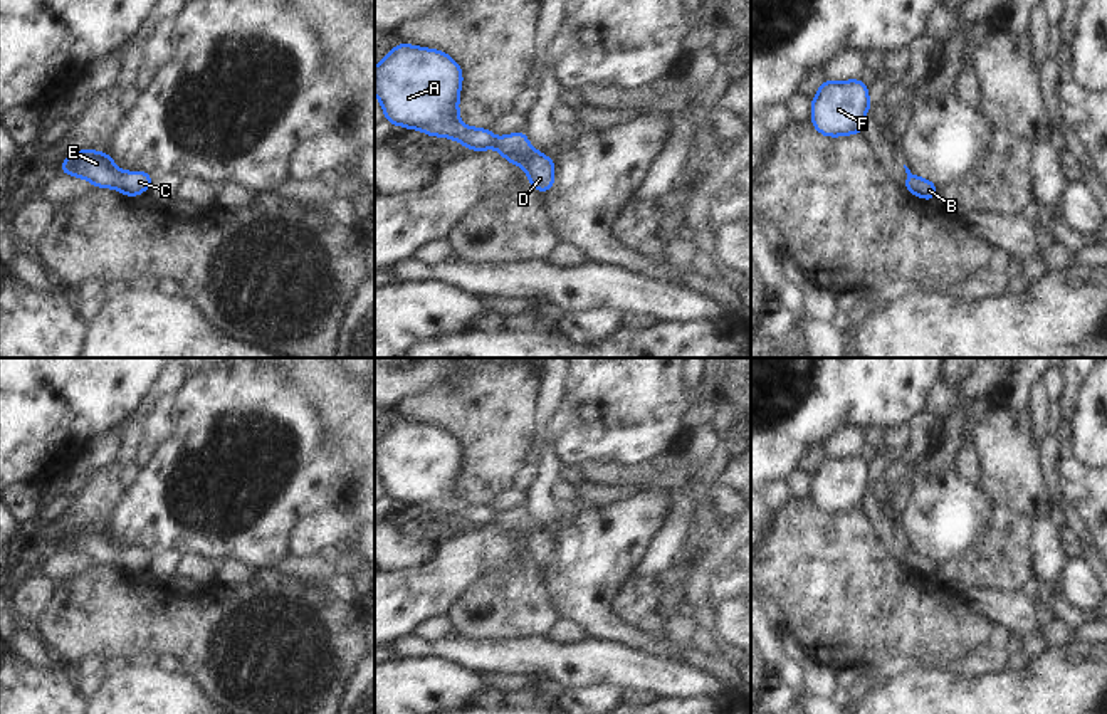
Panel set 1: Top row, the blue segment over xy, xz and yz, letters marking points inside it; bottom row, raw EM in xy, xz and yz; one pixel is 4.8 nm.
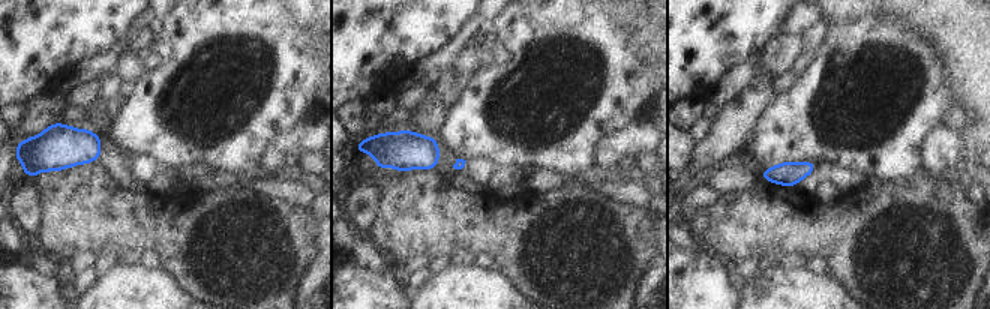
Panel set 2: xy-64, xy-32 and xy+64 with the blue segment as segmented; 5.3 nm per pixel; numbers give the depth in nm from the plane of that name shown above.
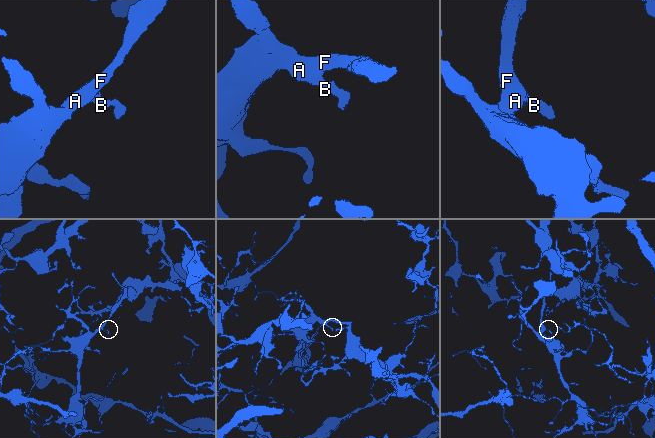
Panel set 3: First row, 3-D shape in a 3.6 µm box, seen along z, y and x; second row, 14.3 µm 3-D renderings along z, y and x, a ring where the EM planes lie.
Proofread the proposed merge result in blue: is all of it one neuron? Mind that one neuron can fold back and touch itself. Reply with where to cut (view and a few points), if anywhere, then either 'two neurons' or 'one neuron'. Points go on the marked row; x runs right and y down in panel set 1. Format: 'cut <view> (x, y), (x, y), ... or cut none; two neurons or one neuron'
cut none; one neuron

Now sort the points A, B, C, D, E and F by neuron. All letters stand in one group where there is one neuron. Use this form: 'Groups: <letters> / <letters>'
Groups: A B C D E F.

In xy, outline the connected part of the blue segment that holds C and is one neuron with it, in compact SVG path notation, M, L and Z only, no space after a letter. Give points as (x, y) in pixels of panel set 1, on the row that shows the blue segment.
M82 148L82 153L69 155L60 173L81 176L99 188L116 188L118 192L134 198L141 192L148 192L151 175L146 171L121 171L109 153L96 153L92 148Z

